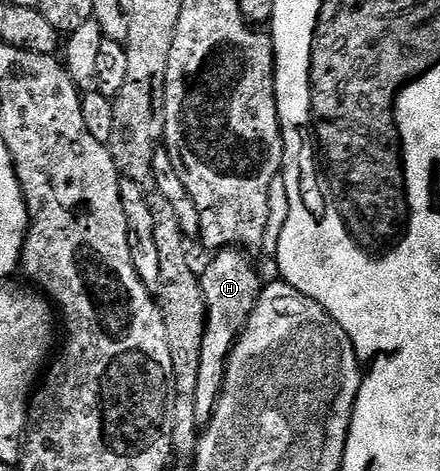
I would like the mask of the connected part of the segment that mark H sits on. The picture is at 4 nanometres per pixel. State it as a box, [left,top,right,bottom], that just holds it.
[195,248,263,420]

